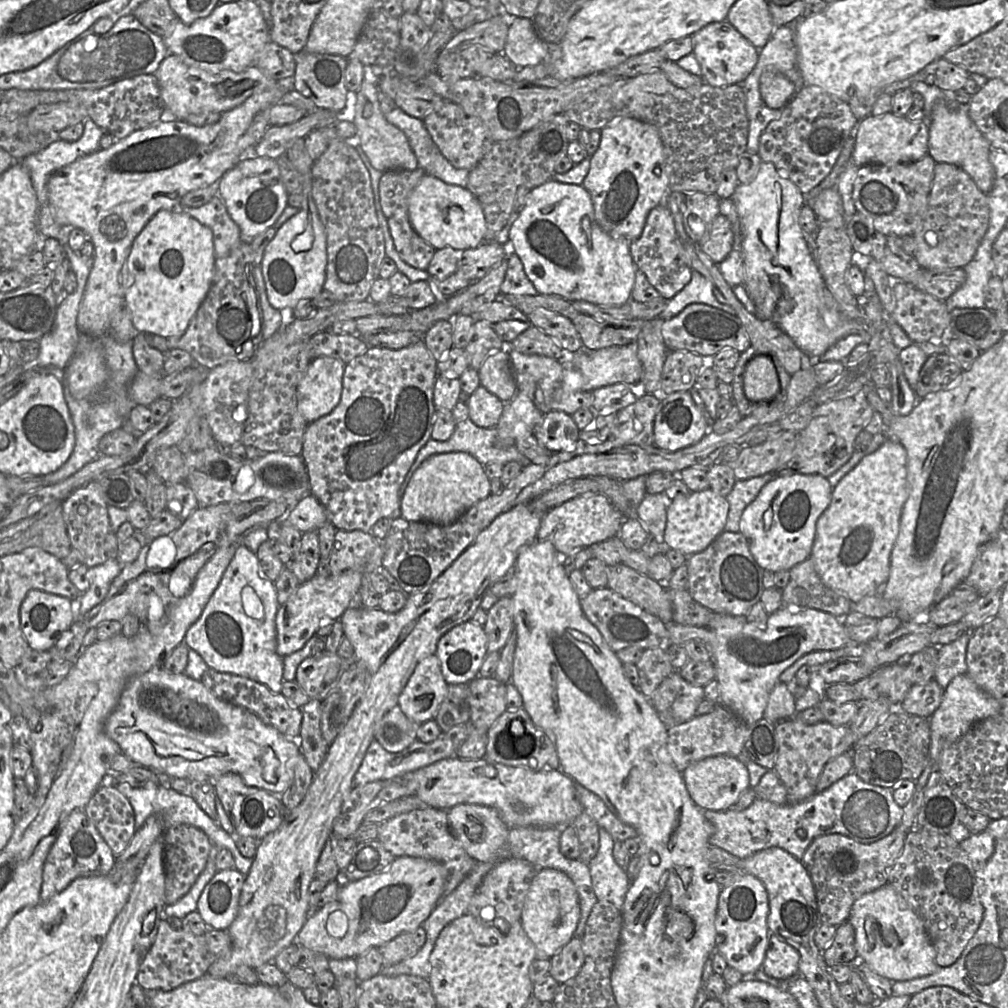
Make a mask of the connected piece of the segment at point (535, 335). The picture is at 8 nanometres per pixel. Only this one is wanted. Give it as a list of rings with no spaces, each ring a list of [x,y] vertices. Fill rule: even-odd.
[[[532,325],[518,335],[509,346],[527,355],[540,355],[554,359],[562,359],[565,355],[560,345],[541,329]]]

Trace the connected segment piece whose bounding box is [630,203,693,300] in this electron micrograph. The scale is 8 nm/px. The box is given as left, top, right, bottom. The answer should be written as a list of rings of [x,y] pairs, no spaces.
[[[665,203],[649,212],[642,234],[630,241],[630,253],[636,270],[646,275],[648,281],[665,300],[675,296],[691,280],[693,269],[689,257],[676,232],[673,216]]]

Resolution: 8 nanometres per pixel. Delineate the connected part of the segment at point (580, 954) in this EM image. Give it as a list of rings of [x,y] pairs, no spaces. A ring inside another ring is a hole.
[[[573,937],[550,960],[549,975],[562,984],[574,978],[585,961],[581,938]]]

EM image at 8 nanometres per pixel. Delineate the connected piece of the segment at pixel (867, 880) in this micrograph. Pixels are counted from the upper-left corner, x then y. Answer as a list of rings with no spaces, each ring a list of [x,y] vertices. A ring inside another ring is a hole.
[[[899,825],[889,835],[871,844],[859,843],[842,834],[827,834],[816,838],[805,851],[802,863],[808,871],[816,893],[816,901],[822,924],[835,927],[848,921],[854,902],[862,895],[875,891],[889,883],[889,873],[899,857],[907,836]]]

